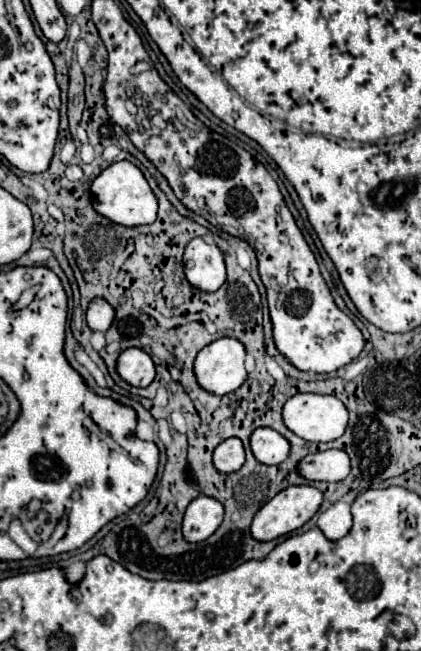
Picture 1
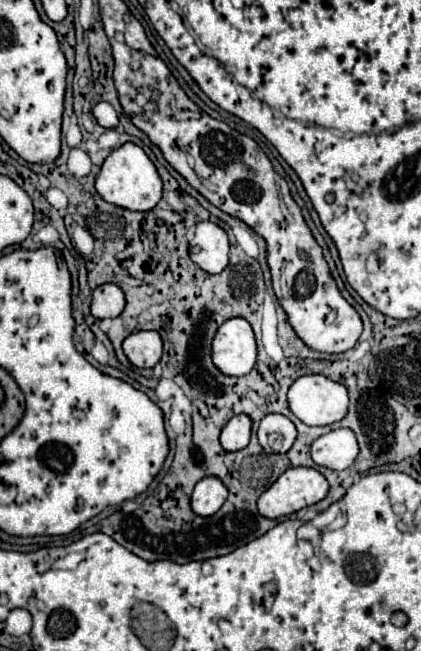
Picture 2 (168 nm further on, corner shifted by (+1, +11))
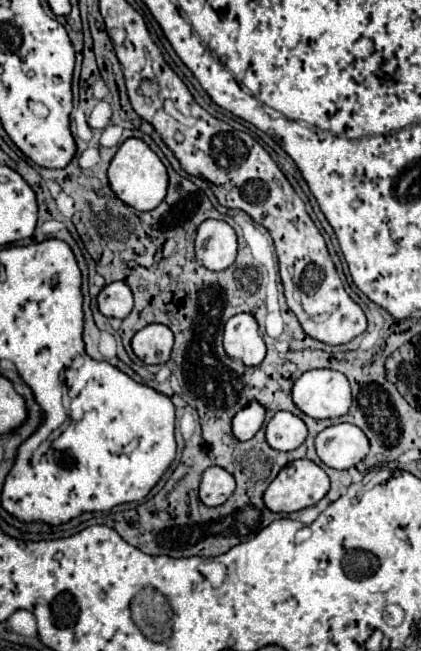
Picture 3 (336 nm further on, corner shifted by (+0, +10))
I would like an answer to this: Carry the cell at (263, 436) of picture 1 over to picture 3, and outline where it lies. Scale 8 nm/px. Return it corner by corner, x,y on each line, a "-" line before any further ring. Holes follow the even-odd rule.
278,411
266,425
268,445
272,445
278,451
292,451
300,447
306,435
308,435
306,423
290,411

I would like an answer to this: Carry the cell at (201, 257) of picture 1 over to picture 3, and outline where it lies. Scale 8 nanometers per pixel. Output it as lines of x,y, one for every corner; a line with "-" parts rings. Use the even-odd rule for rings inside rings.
206,219
198,227
196,235
196,257
202,261
202,265
210,271
222,271
228,269
238,251
236,231
226,223
218,219

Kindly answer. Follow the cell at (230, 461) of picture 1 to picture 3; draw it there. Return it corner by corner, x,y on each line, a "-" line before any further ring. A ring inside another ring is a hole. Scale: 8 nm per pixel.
252,401
244,409
240,409
232,419
232,431
234,431
236,439
238,441
252,439
258,433
258,429
262,427
264,417
266,417
266,409
258,401

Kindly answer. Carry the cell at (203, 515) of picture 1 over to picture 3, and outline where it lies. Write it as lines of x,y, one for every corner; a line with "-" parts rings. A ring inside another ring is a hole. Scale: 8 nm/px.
212,465
202,475
200,499
208,507
222,505
234,493
234,487
236,487
234,477
226,469
222,469
218,465

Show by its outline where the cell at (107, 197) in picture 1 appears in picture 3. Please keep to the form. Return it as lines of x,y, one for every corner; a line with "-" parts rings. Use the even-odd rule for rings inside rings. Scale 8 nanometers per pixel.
130,137
120,145
118,153
114,155
110,163
108,179
116,197
138,211
156,209
166,197
166,189
168,189
168,173
166,173
164,163
142,139
136,139
136,137

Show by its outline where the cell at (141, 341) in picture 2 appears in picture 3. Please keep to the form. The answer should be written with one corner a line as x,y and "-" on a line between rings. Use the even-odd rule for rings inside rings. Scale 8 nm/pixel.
154,323
140,329
132,339
134,353
144,363
166,363
170,359
170,351
174,345
174,335
170,327

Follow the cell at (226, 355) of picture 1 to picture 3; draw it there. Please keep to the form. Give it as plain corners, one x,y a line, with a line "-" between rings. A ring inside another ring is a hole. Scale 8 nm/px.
250,313
234,315
224,329
224,349
230,357
244,361
244,365
260,365
266,355
264,339
258,331
258,321

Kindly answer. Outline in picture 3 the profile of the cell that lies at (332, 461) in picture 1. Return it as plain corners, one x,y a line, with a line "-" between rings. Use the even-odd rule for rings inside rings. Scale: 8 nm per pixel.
338,423
322,429
316,437
318,457
332,469
350,469
360,463
370,449
364,431
352,423

